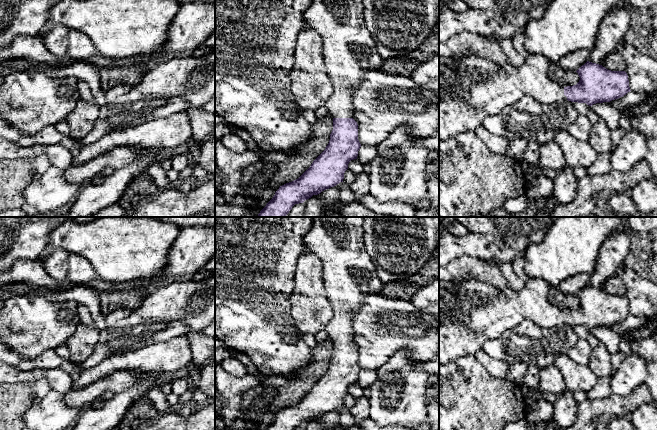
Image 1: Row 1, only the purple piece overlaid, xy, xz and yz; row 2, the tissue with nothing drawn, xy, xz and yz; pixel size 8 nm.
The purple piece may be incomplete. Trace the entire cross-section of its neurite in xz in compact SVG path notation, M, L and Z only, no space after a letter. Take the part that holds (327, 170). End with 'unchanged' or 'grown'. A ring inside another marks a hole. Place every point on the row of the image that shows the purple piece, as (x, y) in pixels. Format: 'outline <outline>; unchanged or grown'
outline M312 0L304 19L322 39L325 67L333 86L324 106L333 118L333 130L325 150L298 179L280 186L257 217L285 217L295 204L343 182L349 162L357 159L361 147L358 124L353 119L353 92L370 69L381 68L384 63L365 25L363 0Z; grown

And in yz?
outline M534 53L526 58L522 66L511 67L509 71L489 59L477 56L465 57L453 66L439 64L439 141L475 131L485 117L500 113L525 95L533 96L544 104L568 100L592 106L618 99L631 91L625 71L611 71L589 61L576 71L580 80L573 86L557 84L550 79L547 70L546 57Z; grown

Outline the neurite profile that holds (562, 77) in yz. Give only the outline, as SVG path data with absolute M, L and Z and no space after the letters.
M548 63L547 73L551 80L563 87L576 85L580 80L576 71L566 71L559 63Z

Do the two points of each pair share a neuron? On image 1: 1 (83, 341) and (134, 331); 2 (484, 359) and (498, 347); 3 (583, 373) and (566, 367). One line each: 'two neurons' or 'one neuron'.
1: two neurons
2: two neurons
3: one neuron

